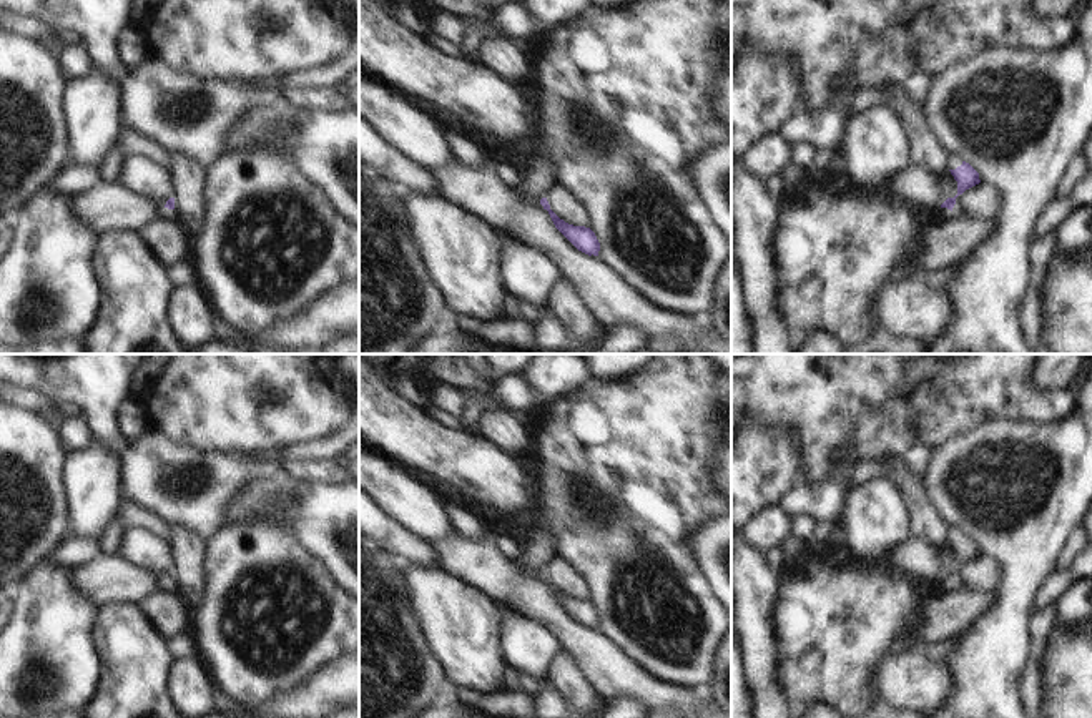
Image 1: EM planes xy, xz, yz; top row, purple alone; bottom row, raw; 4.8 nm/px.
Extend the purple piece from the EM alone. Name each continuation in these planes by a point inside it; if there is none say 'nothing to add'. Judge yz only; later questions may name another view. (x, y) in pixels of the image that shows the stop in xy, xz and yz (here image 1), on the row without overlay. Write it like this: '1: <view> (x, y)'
1: yz (953, 532)

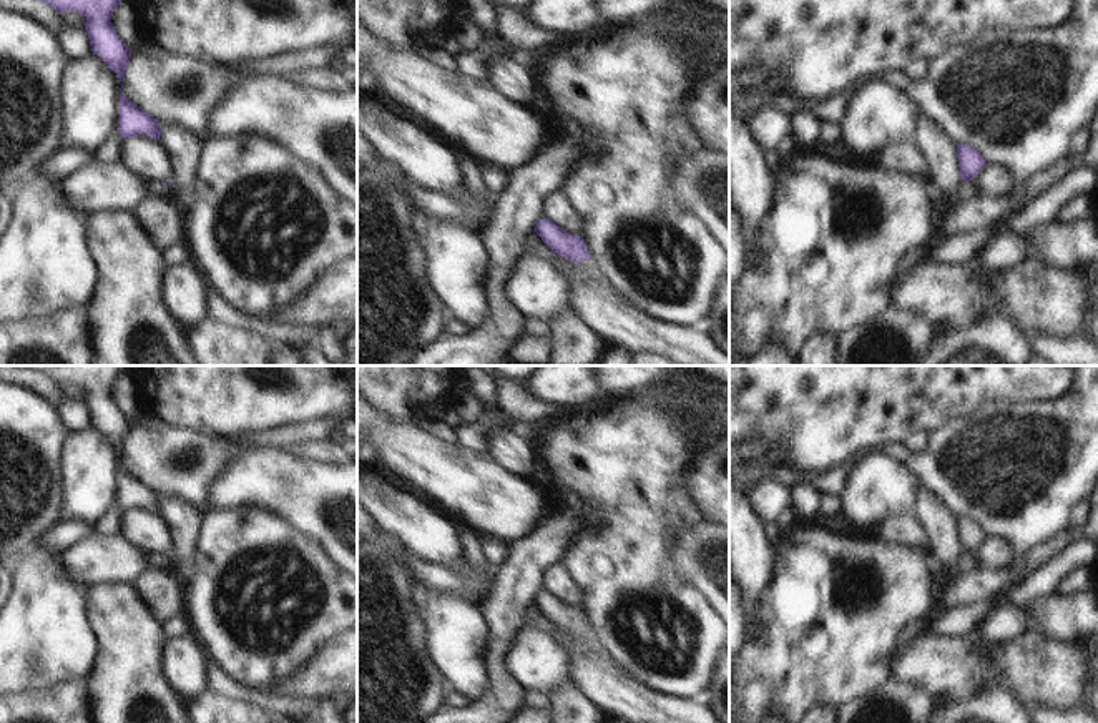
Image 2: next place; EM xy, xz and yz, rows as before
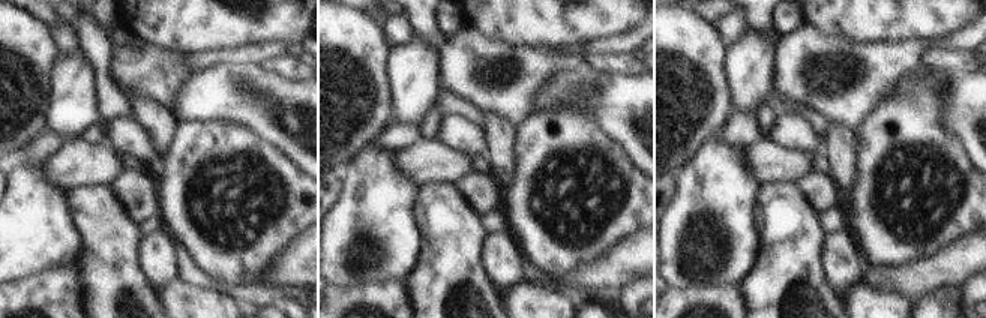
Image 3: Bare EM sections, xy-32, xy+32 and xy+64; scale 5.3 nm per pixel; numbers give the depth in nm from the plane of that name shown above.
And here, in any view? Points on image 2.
nothing to add

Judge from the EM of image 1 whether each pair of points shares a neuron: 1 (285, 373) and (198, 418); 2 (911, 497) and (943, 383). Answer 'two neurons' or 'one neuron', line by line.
1: one neuron
2: two neurons

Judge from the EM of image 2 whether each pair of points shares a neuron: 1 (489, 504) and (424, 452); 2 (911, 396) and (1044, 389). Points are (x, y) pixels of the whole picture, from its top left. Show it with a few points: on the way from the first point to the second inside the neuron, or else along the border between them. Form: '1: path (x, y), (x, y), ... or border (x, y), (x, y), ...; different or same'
1: path (472, 487), (441, 469); same
2: path (944, 383), (1010, 383); same

